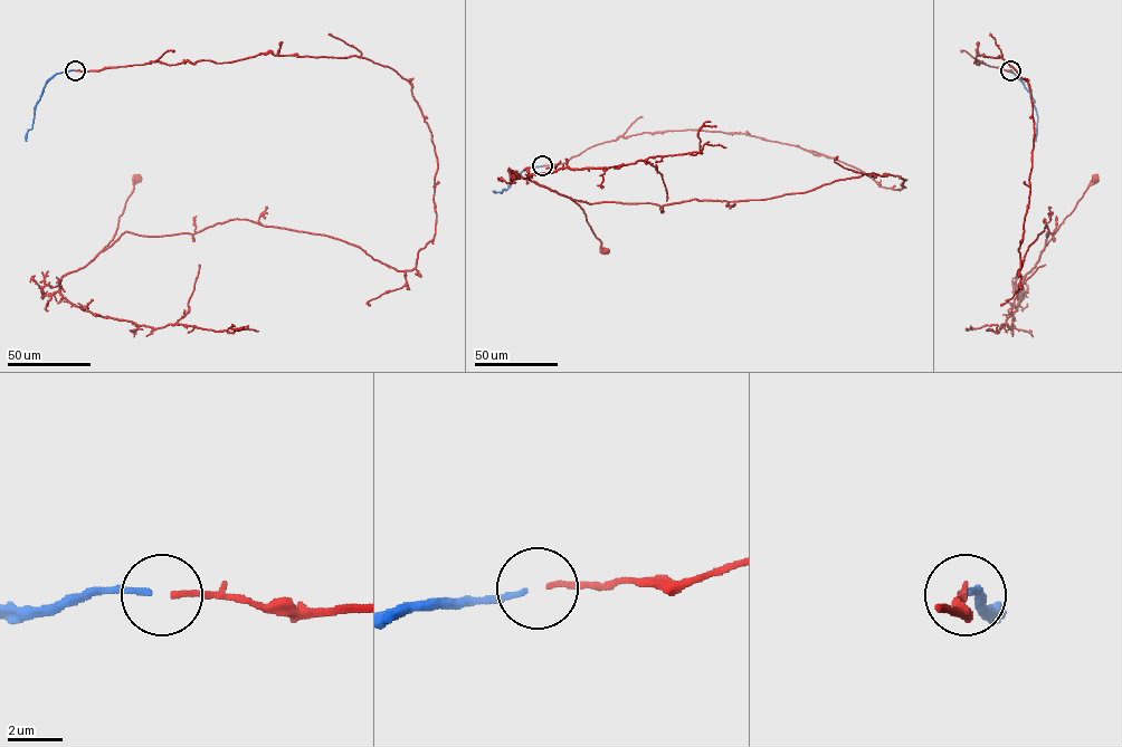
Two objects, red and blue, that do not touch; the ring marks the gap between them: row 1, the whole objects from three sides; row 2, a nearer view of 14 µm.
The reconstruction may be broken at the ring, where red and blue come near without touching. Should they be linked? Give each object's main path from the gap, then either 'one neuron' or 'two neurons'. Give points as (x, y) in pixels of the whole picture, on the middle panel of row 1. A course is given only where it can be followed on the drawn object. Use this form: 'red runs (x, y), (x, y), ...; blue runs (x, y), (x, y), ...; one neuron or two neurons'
red runs (543, 165), (697, 130), (904, 180), (570, 199), (604, 252); blue runs (542, 165), (524, 169), (501, 193), (493, 191); one neuron

